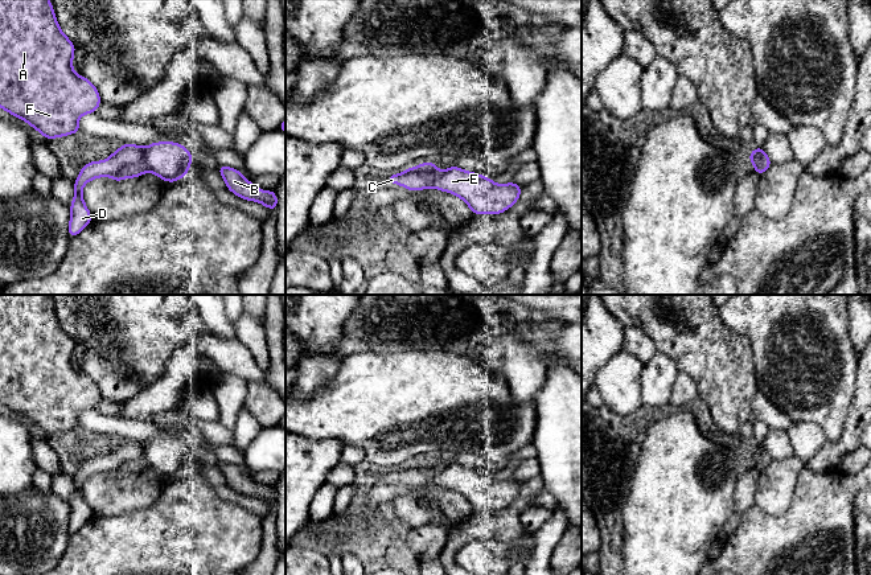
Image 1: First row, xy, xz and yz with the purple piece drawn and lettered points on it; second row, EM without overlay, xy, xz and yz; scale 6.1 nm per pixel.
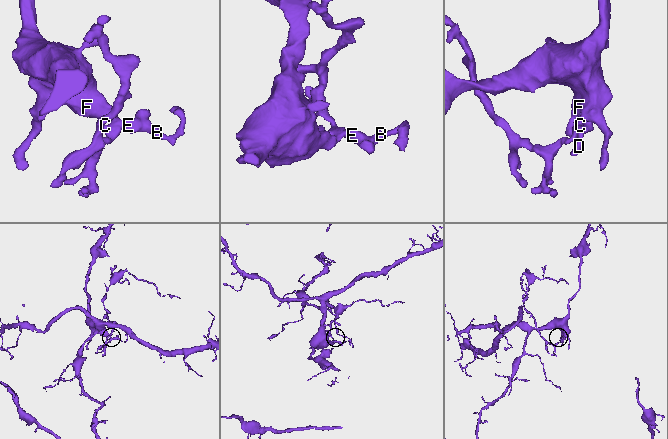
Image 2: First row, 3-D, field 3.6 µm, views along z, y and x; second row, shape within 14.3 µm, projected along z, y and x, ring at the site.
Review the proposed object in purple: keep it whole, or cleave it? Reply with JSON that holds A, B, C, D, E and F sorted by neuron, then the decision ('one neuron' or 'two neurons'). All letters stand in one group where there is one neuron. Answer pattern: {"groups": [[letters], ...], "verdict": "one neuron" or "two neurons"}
{"groups": [["A", "C", "D", "F"], ["B", "E"]], "verdict": "two neurons"}

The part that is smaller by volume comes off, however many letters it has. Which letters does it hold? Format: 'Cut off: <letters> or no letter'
Cut off: B, E

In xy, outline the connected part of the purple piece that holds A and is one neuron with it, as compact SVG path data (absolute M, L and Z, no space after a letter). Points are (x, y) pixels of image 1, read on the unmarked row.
M0 295L0 403L28 418L48 436L81 427L78 414L95 408L100 391L86 374L73 367L75 341L61 328L48 295Z

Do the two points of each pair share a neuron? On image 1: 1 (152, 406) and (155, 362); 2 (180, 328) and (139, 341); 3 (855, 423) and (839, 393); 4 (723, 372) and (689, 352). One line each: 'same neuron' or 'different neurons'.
1: different neurons
2: same neuron
3: different neurons
4: same neuron

